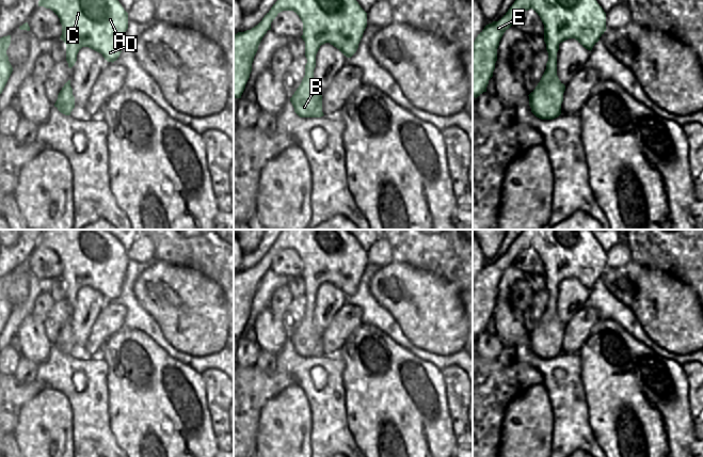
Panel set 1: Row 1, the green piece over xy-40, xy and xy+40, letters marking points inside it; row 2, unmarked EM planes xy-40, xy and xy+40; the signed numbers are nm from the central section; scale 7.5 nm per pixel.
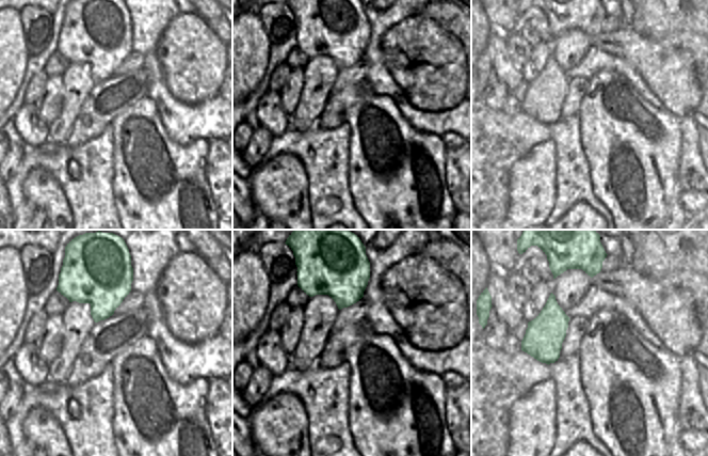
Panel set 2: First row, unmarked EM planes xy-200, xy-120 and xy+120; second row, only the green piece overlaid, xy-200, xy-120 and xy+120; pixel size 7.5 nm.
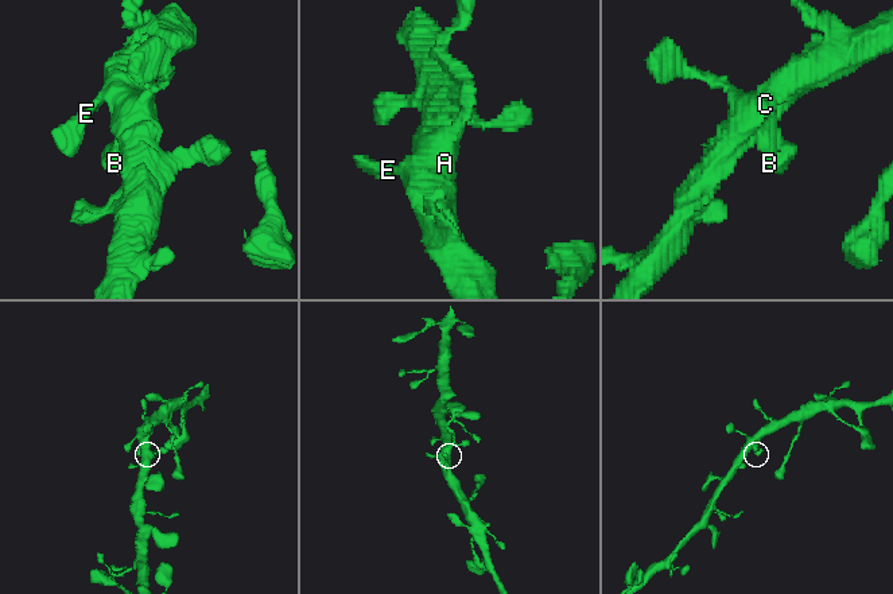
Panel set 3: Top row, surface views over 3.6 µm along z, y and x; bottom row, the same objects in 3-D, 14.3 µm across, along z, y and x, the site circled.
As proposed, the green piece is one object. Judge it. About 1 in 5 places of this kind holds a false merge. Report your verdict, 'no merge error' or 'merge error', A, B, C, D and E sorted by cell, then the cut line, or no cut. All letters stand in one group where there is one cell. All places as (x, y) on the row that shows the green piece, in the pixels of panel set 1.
no merge error; groups A B C D E; cut none

